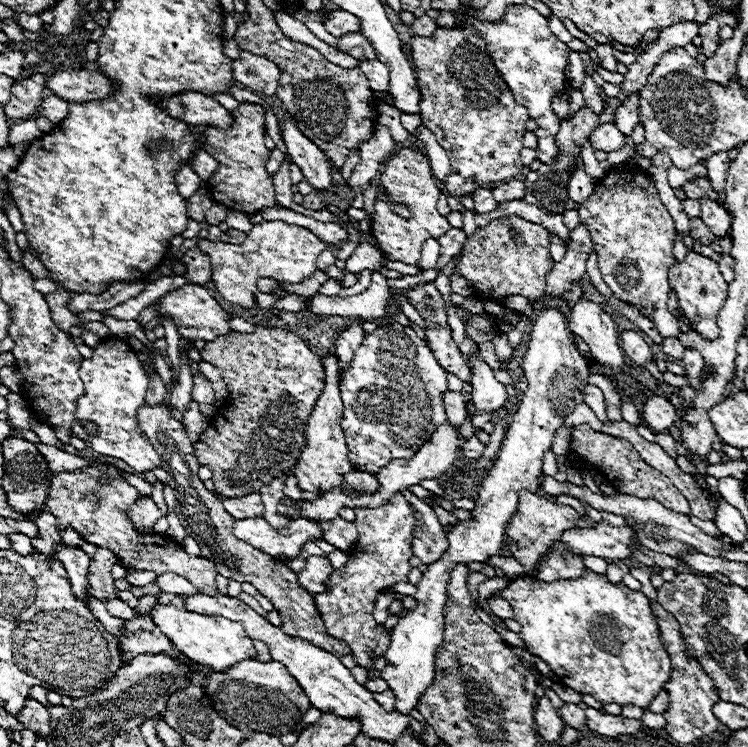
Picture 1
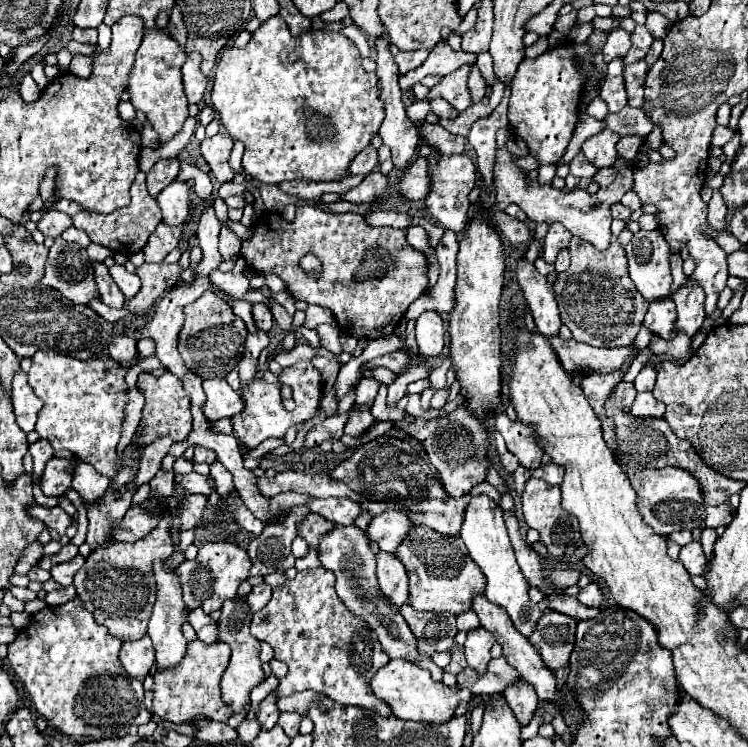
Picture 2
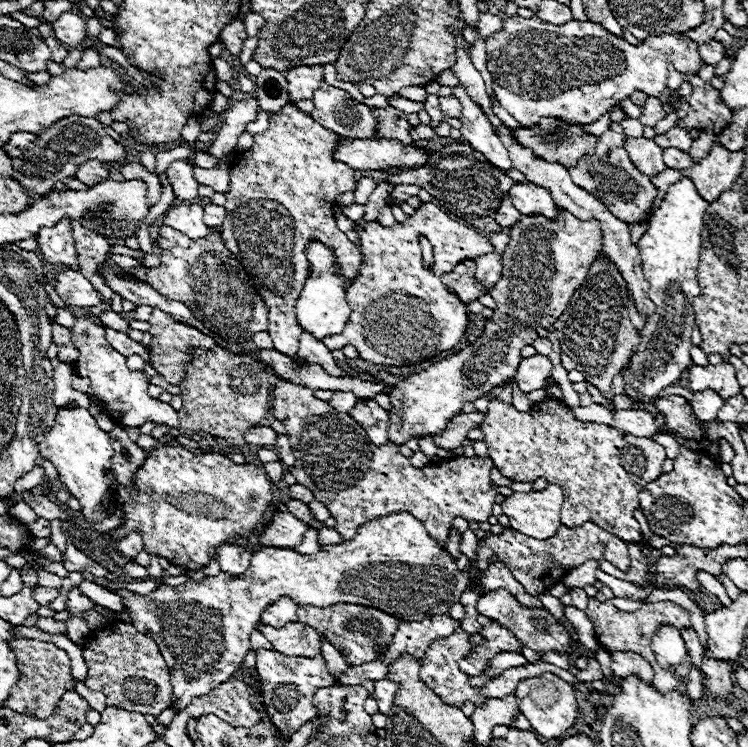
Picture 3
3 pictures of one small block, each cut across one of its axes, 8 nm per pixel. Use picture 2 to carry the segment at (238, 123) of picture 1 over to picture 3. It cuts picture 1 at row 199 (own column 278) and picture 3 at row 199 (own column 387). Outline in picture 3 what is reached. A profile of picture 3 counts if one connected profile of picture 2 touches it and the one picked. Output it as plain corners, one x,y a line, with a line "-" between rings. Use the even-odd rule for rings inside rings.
288,104
280,110
280,114
270,118
270,128
262,134
254,134
254,146
246,152
236,154
234,162
230,164
230,190
226,192
226,206
228,216
220,226
220,234
224,236
226,248
244,264
248,276
252,276
252,284
256,284
256,292
264,304
268,304
268,334
274,342
274,350
284,352
288,356
298,354
298,340
302,328
296,322
296,300
304,288
304,282
310,274
310,262
306,258
306,248
312,240
320,240
332,248
338,256
338,276
342,280
352,280
358,270
362,268
362,254
354,242
346,238
342,230
338,230
334,222
334,206
336,198
342,192
354,190
354,170
346,164
340,164
332,158
338,134
332,130
322,128
318,122
312,120
310,114
304,114
294,104

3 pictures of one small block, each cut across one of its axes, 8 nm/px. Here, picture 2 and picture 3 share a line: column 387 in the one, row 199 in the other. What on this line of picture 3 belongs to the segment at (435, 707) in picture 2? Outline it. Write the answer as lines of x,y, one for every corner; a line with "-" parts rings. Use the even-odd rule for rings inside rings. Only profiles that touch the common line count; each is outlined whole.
688,178
678,180
670,186
662,206
654,212
648,232
638,240
642,272
650,284
648,298
656,304
656,312
644,318
644,328
638,330
640,344
636,356
622,368
624,374
624,396
630,396
640,410
648,412
648,404
664,388
678,382
682,372
692,366
692,328
694,328
694,306
692,300
700,294
698,284
698,262
700,262
700,234
702,216
708,202
702,200

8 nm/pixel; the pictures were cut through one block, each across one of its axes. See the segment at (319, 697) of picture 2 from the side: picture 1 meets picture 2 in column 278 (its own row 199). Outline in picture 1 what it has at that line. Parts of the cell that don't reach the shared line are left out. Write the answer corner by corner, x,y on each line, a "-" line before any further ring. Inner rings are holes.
702,198
700,208
702,208
700,218
704,220
704,224
708,224
708,228
712,228
712,232
716,232
716,236
726,236
726,232
730,230
728,212
724,208
720,208
716,202
712,202
710,198

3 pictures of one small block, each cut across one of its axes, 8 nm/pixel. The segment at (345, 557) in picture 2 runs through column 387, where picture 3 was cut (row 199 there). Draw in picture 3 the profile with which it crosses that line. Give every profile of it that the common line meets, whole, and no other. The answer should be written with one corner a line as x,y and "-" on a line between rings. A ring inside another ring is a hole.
610,122
610,128
598,136
596,152
592,156
584,156
580,164
568,168
574,184
580,184
586,192
592,192
592,196
600,196
608,204
608,210
624,222
638,222
646,216
646,212
652,206
652,200
656,198
656,188
650,184
648,176
644,176
628,158
628,152
624,148
626,134
618,122

